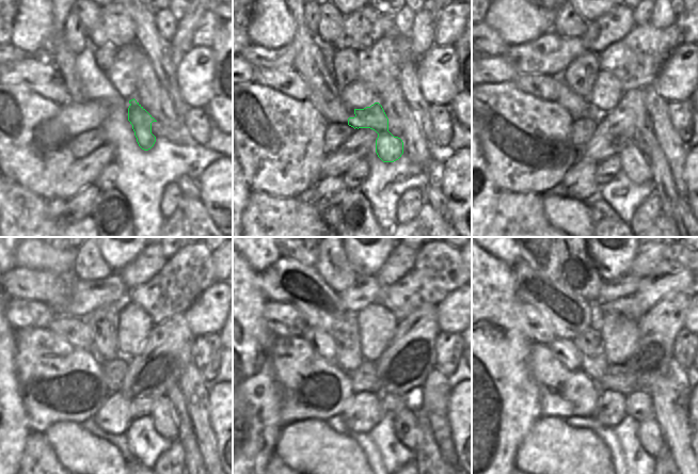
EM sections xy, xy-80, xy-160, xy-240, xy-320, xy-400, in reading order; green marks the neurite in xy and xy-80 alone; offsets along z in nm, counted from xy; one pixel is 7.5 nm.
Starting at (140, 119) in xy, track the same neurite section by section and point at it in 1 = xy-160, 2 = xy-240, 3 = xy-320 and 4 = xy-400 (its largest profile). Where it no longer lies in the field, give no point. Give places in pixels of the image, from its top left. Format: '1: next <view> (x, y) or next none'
1: next xy-160 (634, 163)
2: next xy-240 (161, 414)
3: next xy-320 (406, 426)
4: next xy-400 (650, 435)

